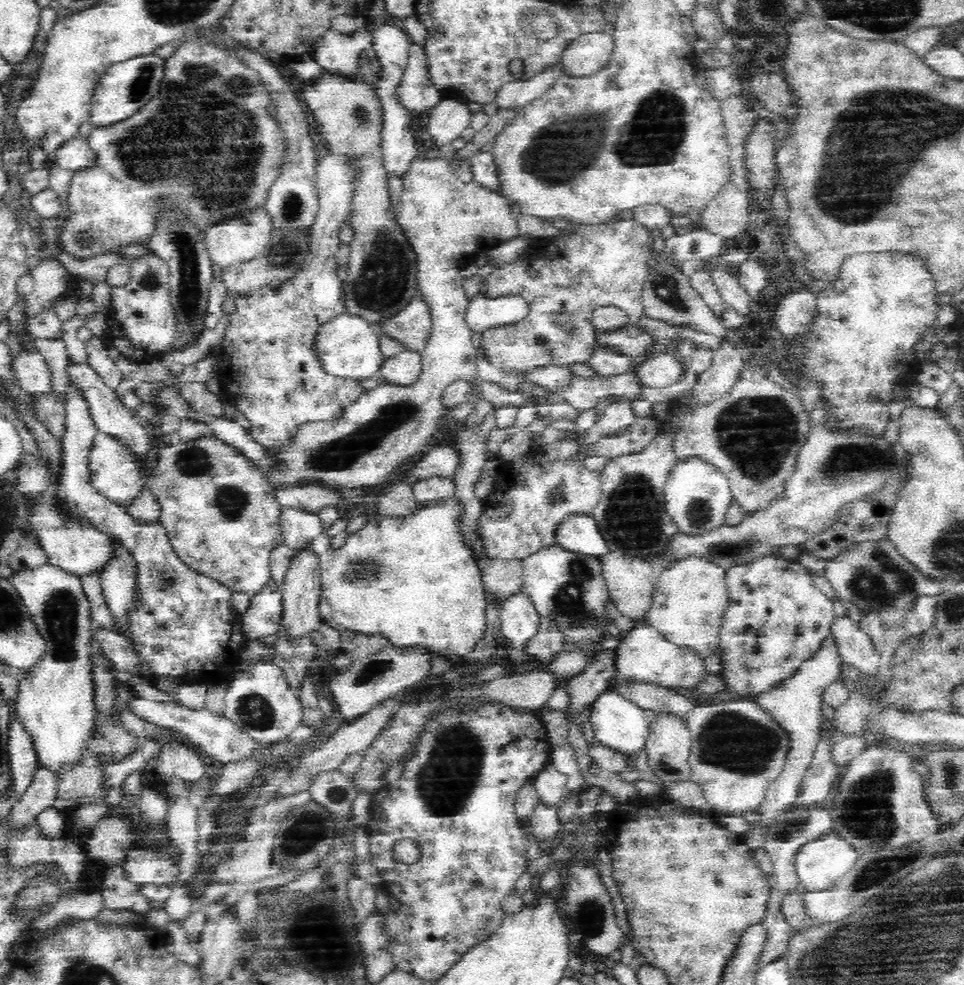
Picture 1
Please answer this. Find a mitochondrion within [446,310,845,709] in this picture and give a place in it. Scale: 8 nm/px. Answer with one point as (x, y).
(757, 434)

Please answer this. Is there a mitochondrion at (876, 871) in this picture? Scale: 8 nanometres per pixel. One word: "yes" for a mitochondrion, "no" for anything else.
yes

